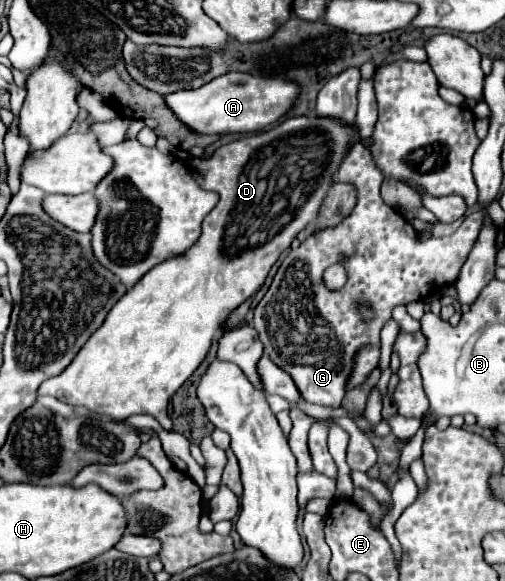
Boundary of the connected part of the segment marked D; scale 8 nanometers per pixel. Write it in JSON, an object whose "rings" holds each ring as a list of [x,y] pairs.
{"rings":[[[298,115],[268,131],[226,143],[206,159],[192,157],[188,165],[192,167],[196,183],[202,189],[220,195],[218,205],[202,221],[202,235],[188,251],[152,267],[150,273],[130,287],[130,291],[126,291],[110,309],[106,323],[74,357],[74,363],[60,375],[46,379],[38,387],[37,395],[52,395],[64,403],[82,405],[90,411],[108,415],[114,421],[122,421],[134,413],[148,413],[156,417],[166,431],[174,431],[166,413],[170,397],[204,361],[212,337],[222,329],[234,309],[264,285],[266,275],[278,257],[310,221],[318,219],[334,183],[334,175],[348,155],[354,137],[360,137],[356,125],[340,123],[340,119],[334,117]]]}

